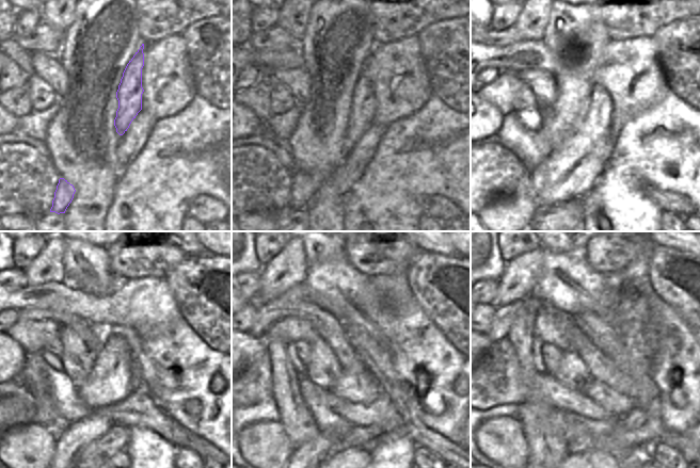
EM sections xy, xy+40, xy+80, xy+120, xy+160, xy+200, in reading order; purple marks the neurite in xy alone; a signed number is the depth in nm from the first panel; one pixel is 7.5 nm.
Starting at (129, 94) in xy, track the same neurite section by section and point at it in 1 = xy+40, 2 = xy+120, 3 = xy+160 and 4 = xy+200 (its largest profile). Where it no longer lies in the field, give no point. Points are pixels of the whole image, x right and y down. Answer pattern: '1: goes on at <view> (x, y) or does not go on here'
1: goes on at xy+40 (363, 105)
2: goes on at xy+120 (115, 374)
3: goes on at xy+160 (355, 385)
4: goes on at xy+200 (618, 405)

